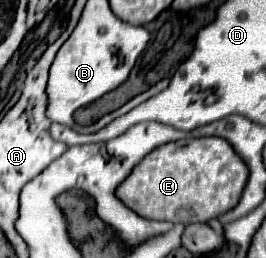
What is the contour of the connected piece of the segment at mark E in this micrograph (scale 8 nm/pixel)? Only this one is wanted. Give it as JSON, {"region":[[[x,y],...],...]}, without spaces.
{"region":[[[221,137],[185,139],[151,151],[117,189],[117,197],[135,213],[155,221],[181,225],[207,223],[231,211],[249,181],[247,163]]]}

